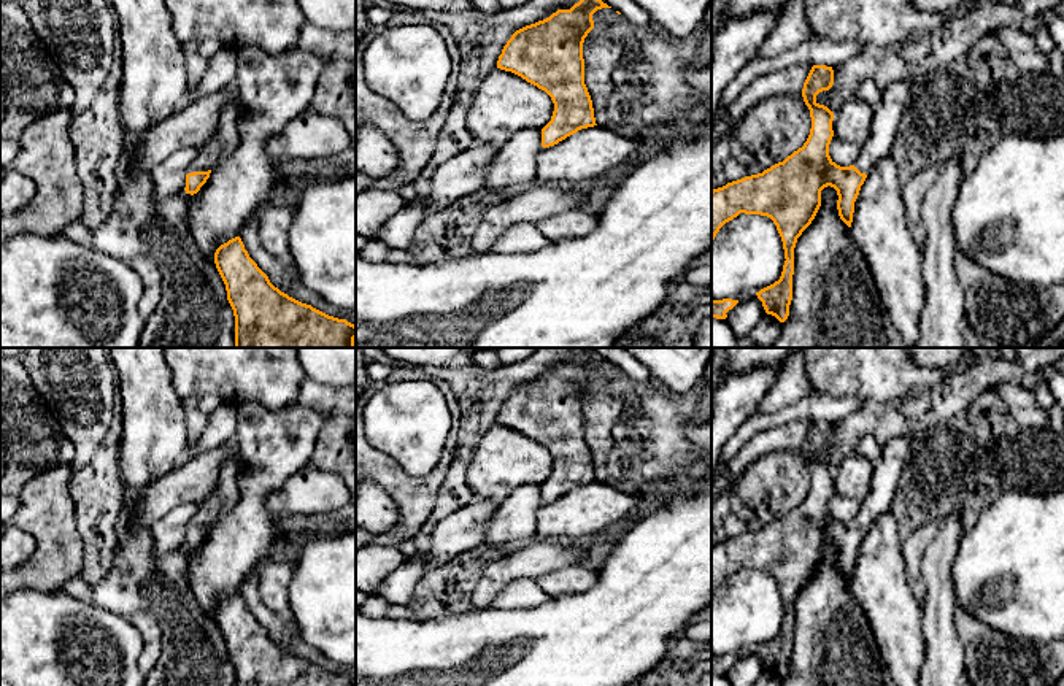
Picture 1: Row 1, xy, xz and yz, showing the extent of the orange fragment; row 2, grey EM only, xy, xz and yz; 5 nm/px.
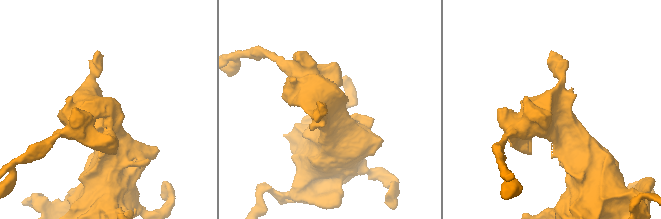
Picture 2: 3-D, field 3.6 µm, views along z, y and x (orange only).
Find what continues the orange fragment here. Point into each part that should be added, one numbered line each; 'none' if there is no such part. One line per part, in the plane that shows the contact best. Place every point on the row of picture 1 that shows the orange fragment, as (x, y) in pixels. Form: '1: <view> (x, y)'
1: xy (226, 138)

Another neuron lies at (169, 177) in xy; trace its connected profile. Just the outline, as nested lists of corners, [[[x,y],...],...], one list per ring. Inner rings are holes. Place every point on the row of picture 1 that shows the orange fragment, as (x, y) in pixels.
[[[200,146],[175,151],[170,157],[149,170],[154,184],[154,200],[170,198],[186,187],[186,175]]]

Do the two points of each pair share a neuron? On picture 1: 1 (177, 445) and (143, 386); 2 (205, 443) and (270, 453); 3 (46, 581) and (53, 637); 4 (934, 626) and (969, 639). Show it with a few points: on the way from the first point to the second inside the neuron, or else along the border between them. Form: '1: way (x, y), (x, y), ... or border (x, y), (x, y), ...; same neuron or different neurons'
1: way (162, 431), (153, 421), (150, 400); same neuron
2: border (234, 405), (235, 439); different neurons
3: border (61, 589), (16, 591); different neurons
4: border (955, 604), (955, 632), (964, 651), (966, 669); different neurons

